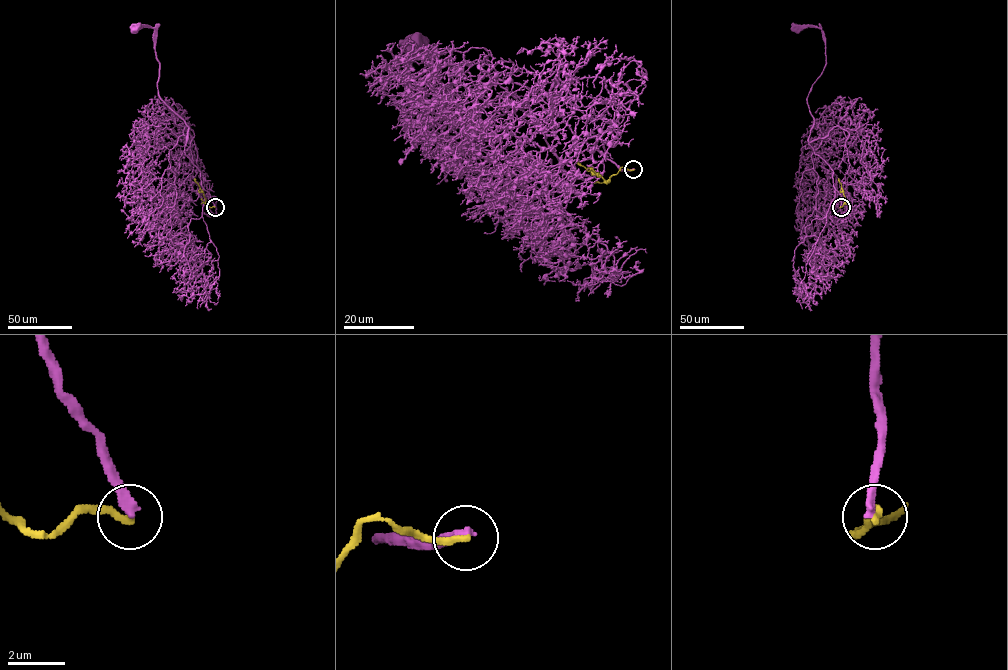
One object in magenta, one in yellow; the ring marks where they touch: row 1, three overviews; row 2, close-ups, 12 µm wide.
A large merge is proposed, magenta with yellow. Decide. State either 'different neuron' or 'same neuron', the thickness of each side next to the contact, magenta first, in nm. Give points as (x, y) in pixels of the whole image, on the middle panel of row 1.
different neuron; 320 nm thick on the magenta side, 280 nm on the other

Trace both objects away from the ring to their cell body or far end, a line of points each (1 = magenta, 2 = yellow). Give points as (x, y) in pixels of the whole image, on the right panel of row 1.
1: (841, 207), (833, 171), (808, 142), (813, 118), (807, 98), (826, 63), (825, 41), (820, 28), (796, 28)
2: (841, 207), (845, 198), (838, 179)

